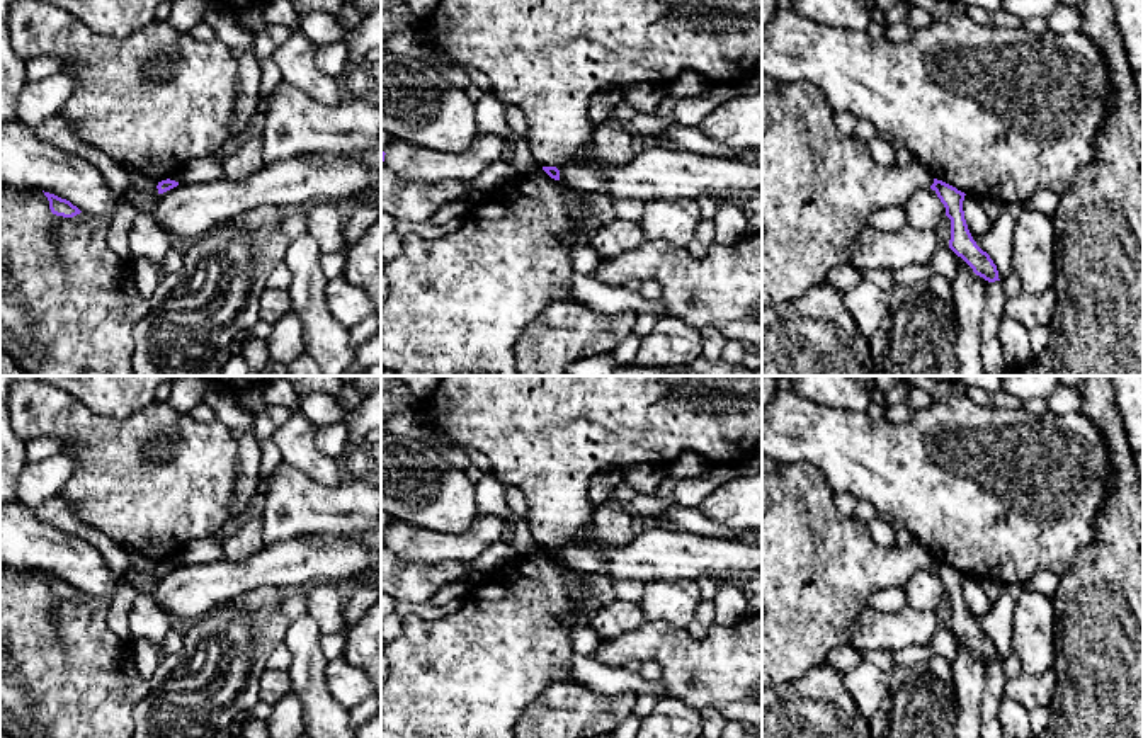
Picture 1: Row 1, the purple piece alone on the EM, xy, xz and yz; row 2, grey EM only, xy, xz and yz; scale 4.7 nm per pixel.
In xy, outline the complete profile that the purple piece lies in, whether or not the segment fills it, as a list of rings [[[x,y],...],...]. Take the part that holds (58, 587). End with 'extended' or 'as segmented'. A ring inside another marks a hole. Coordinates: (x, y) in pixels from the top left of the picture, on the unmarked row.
[[[44,573],[44,576],[48,578],[49,582],[49,590],[53,595],[56,597],[63,597],[63,599],[73,599],[77,595],[80,595],[82,592],[73,587],[70,582],[66,580],[61,580],[54,575],[49,575],[49,573]]]; as segmented

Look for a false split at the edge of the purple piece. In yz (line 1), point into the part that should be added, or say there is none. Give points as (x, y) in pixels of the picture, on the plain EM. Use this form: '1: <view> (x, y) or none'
1: none

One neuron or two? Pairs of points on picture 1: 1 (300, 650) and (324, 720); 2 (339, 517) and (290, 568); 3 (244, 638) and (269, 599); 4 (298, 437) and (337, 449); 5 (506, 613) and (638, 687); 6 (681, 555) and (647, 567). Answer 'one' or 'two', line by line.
1: one
2: two
3: one
4: two
5: two
6: one

